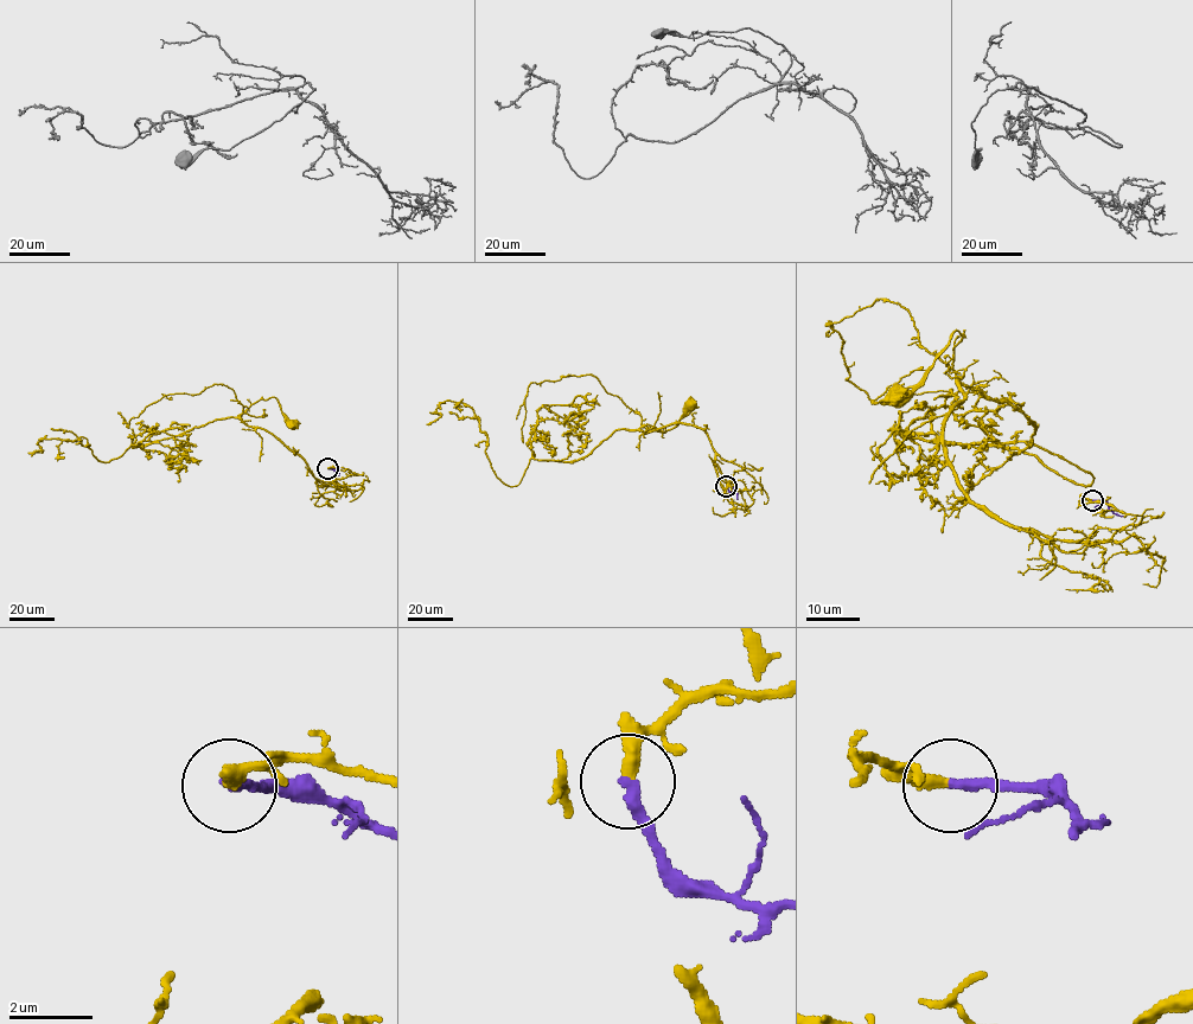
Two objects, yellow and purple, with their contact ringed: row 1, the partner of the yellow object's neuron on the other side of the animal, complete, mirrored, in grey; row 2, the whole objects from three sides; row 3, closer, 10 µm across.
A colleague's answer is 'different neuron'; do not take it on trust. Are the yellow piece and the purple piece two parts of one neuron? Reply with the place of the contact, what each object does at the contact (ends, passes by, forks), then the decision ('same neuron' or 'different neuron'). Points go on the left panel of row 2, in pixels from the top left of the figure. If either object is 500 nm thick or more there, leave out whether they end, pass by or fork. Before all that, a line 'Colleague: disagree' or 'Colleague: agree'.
Colleague: disagree
at (327, 468); yellow ends there; purple ends there; same neuron

